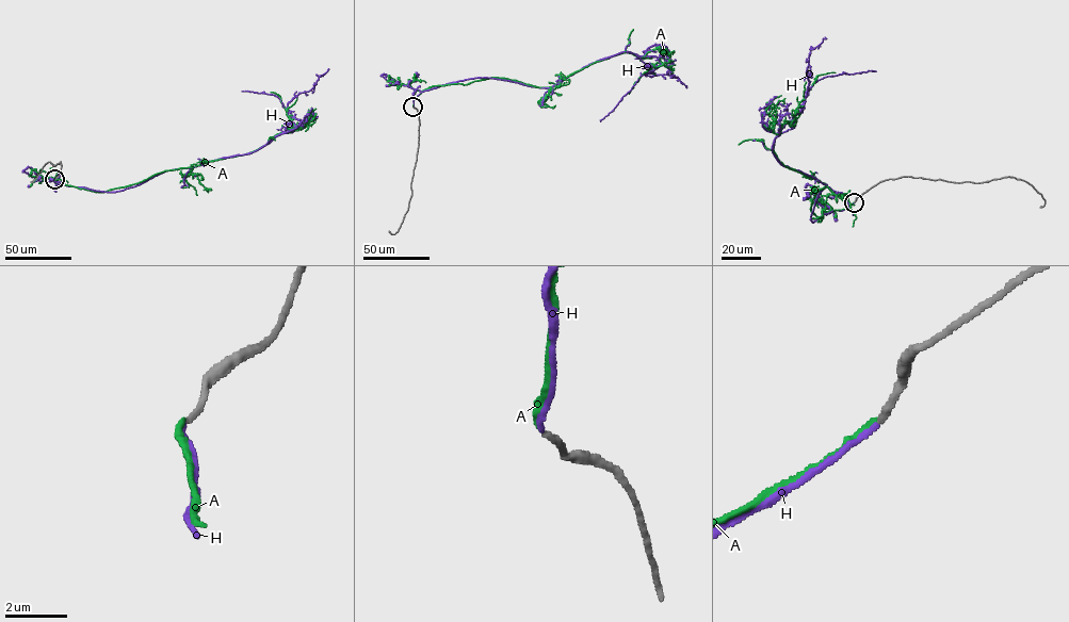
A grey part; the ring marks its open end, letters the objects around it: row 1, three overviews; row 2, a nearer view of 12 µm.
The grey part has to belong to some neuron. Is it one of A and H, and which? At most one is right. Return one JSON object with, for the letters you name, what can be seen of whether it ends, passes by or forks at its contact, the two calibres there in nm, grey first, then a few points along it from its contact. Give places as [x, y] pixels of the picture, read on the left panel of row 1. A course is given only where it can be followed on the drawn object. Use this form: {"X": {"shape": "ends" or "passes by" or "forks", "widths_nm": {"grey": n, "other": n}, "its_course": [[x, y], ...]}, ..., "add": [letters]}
{"H": {"shape": "ends", "widths_nm": {"grey": 220, "other": 180}, "its_course": [[54, 179], [57, 184], [123, 191], [167, 170], [250, 152], [301, 126], [277, 97], [242, 91]]}, "add": ["H"]}

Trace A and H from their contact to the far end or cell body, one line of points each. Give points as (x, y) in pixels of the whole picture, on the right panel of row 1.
A: (854, 202), (820, 222), (811, 206), (826, 185), (774, 152), (779, 128), (796, 123), (818, 76), (835, 72)
H: (854, 202), (812, 222), (815, 200), (826, 185), (784, 166), (773, 144), (819, 80), (876, 71)

